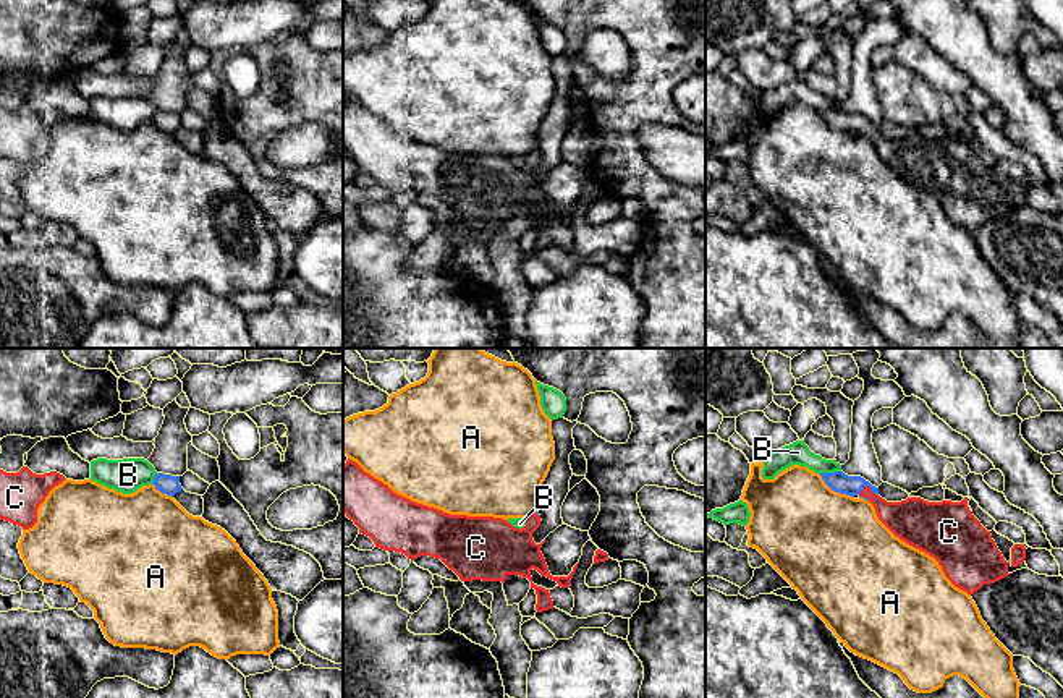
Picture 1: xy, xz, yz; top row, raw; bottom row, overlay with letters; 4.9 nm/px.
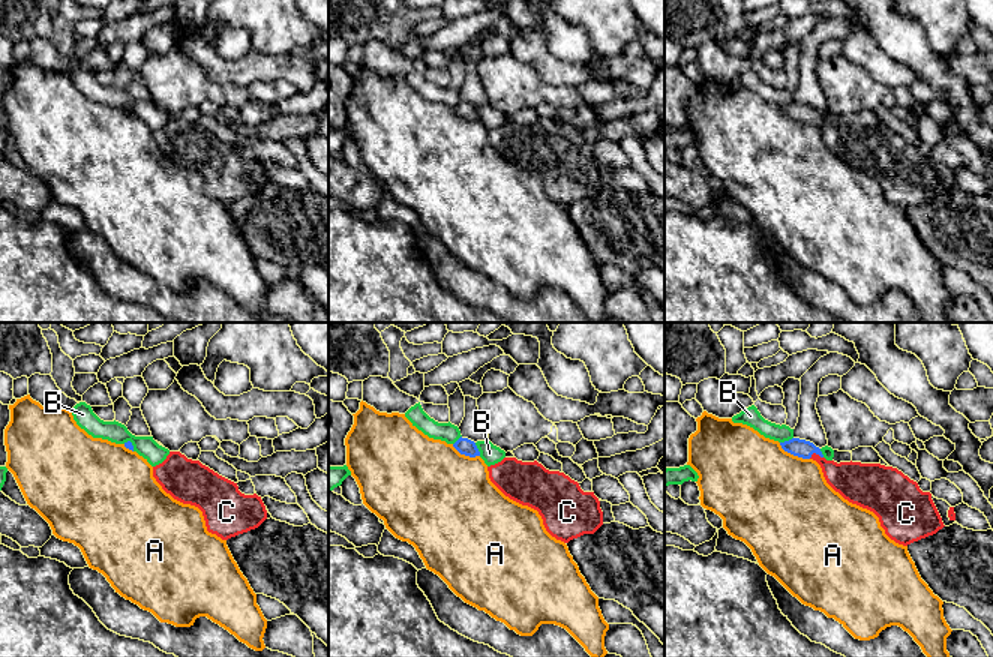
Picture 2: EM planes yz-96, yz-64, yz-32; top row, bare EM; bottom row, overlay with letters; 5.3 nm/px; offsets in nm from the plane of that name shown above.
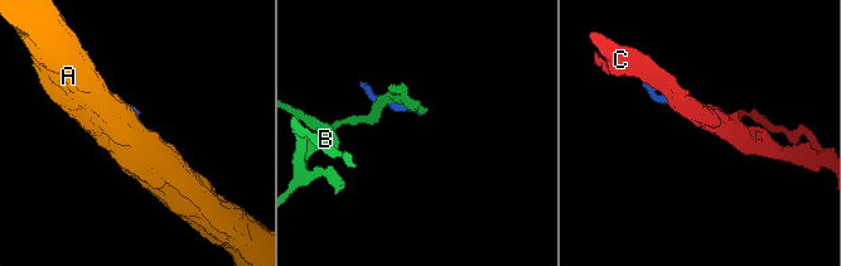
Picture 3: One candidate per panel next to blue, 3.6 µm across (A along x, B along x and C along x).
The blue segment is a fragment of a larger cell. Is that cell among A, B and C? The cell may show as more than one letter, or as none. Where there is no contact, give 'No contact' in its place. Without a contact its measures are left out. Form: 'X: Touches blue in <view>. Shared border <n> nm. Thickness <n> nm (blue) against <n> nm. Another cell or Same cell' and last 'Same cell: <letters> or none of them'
A: Touches blue in yz. Shared border 200 nm. Thickness 100 nm (blue) against 500 nm. Another cell
B: Touches blue in yz. Shared border 110 nm. Thickness 100 nm (blue) against 110 nm. Another cell
C: Touches blue in yz. Shared border 110 nm. Thickness 100 nm (blue) against 180 nm. Same cell
Same cell: C

